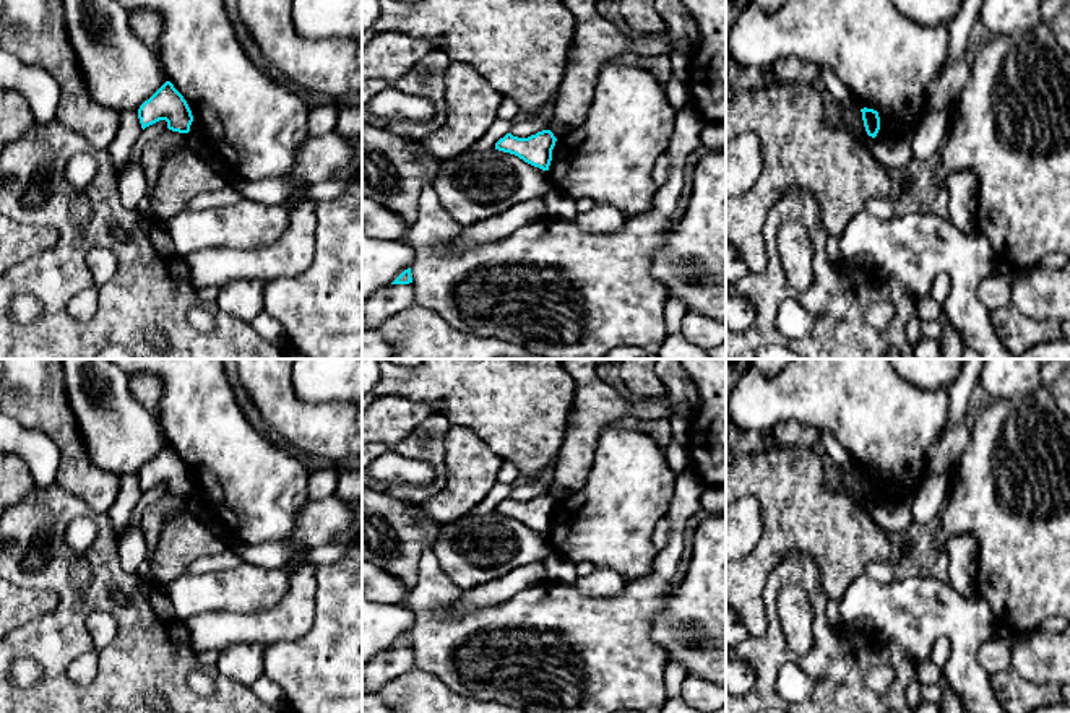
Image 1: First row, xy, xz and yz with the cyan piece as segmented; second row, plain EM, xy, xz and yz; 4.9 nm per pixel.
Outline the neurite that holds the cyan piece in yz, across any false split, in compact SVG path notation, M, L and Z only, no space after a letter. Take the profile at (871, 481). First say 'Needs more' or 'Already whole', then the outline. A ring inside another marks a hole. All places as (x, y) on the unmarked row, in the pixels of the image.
Already whole. M861 473L864 490L869 500L875 502L880 494L880 481L878 476L874 473Z

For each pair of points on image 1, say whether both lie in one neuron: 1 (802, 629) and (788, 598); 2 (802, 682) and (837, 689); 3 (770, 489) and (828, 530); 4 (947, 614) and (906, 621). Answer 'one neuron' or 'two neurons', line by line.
1: one neuron
2: two neurons
3: one neuron
4: one neuron

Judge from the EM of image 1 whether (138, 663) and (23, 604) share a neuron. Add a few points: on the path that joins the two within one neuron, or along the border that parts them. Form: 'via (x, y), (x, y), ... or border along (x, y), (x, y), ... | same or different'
border along (59, 595), (59, 600), (47, 611), (17, 629) | different

